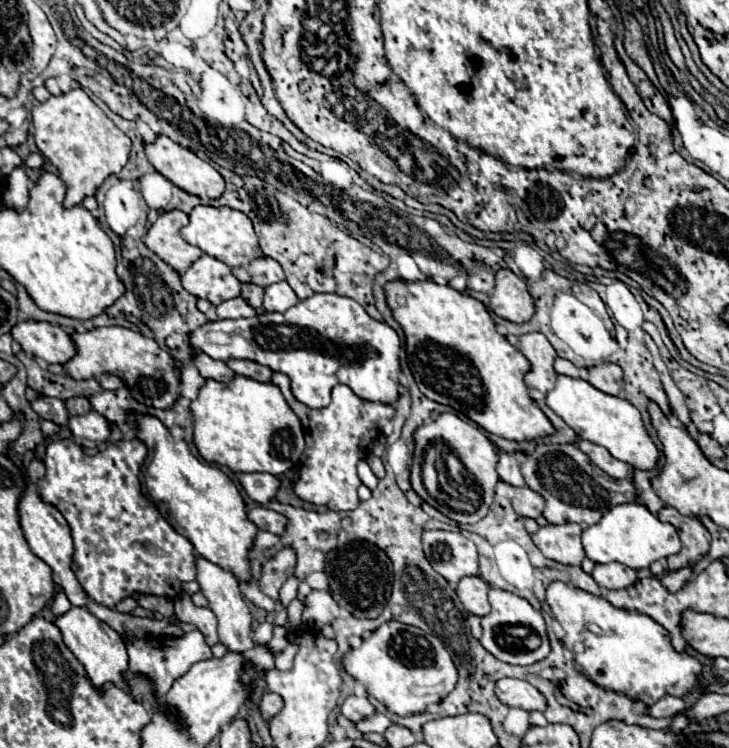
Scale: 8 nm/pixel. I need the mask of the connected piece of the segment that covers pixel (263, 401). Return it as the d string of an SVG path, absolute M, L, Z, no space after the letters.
M240 374L226 384L206 380L198 398L190 404L190 412L194 418L194 444L200 456L210 464L228 466L232 472L268 472L280 476L290 470L304 452L304 430L300 418L288 406L280 388L276 388L272 382L258 382Z

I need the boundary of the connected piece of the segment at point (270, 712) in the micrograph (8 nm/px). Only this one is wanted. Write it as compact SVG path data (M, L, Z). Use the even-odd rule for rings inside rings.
M266 690L258 700L258 710L260 710L264 722L270 722L282 710L282 706L284 706L282 698L276 692L270 692L270 690Z

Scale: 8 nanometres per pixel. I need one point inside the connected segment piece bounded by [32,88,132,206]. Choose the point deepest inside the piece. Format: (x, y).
(71, 132)

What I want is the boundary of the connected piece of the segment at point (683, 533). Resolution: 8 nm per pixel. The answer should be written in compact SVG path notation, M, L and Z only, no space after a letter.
M664 506L658 512L658 518L662 522L670 522L672 526L676 526L678 534L680 534L680 542L682 542L680 552L676 556L666 558L670 570L680 570L680 568L686 568L686 566L694 566L698 560L702 560L708 554L710 534L700 524L698 518L684 516L676 508L670 508L670 506Z

